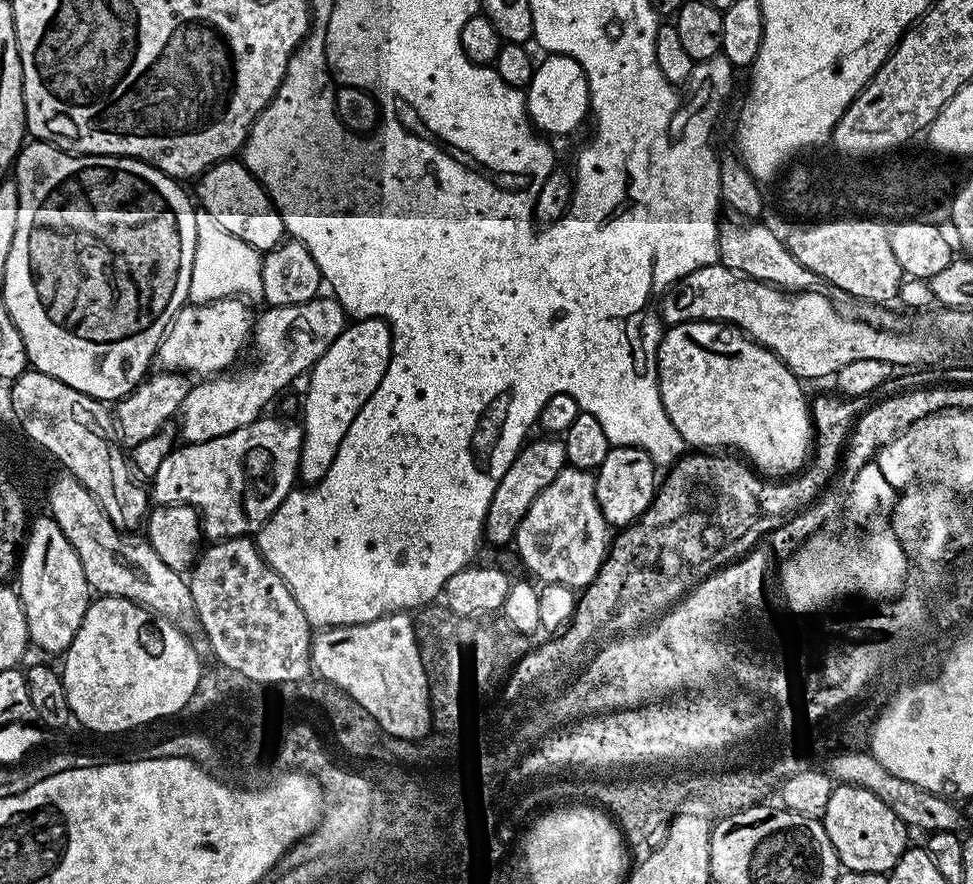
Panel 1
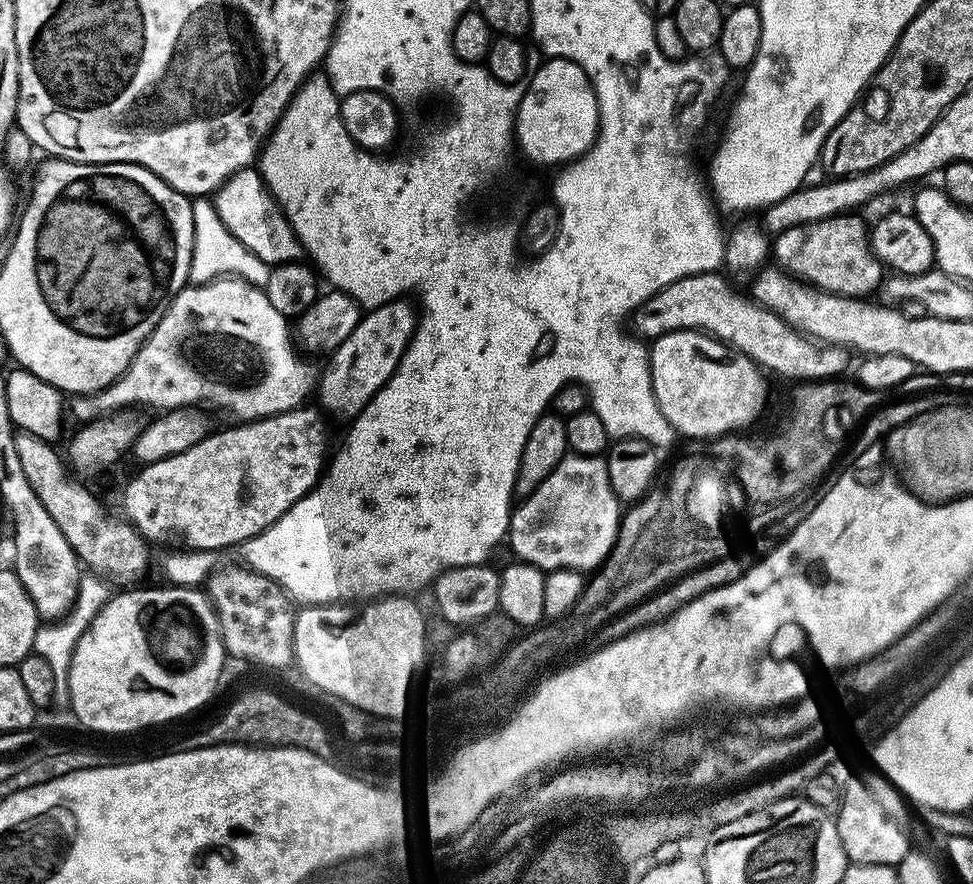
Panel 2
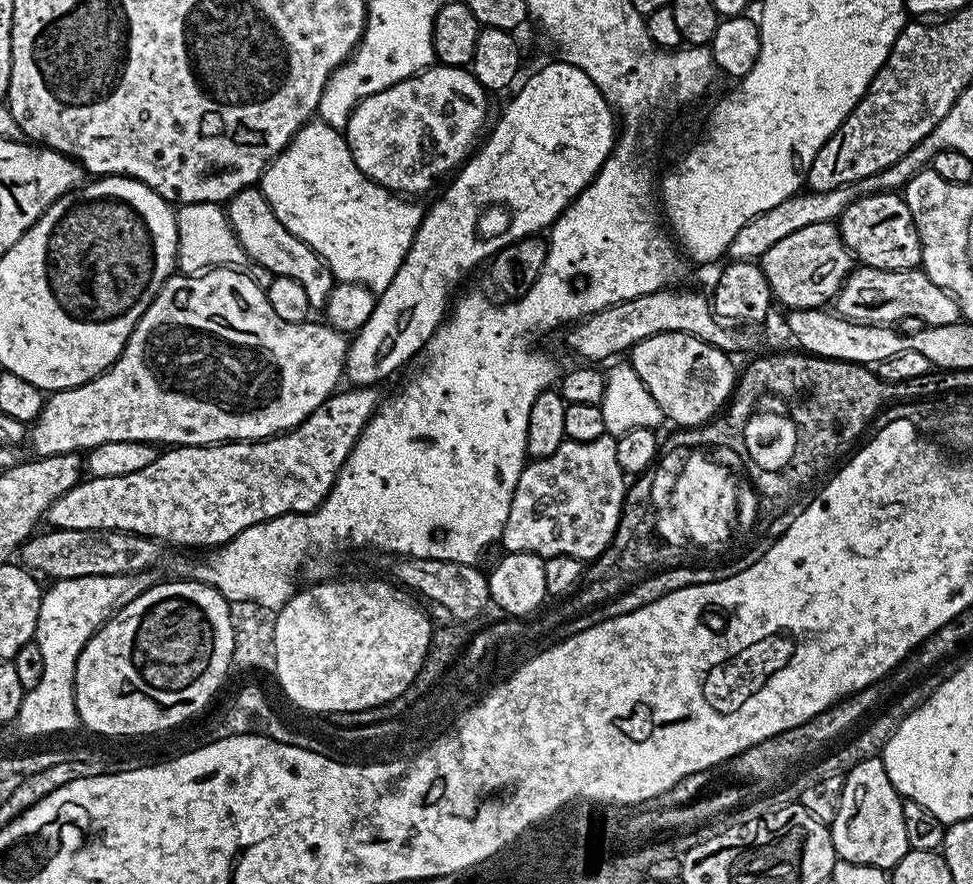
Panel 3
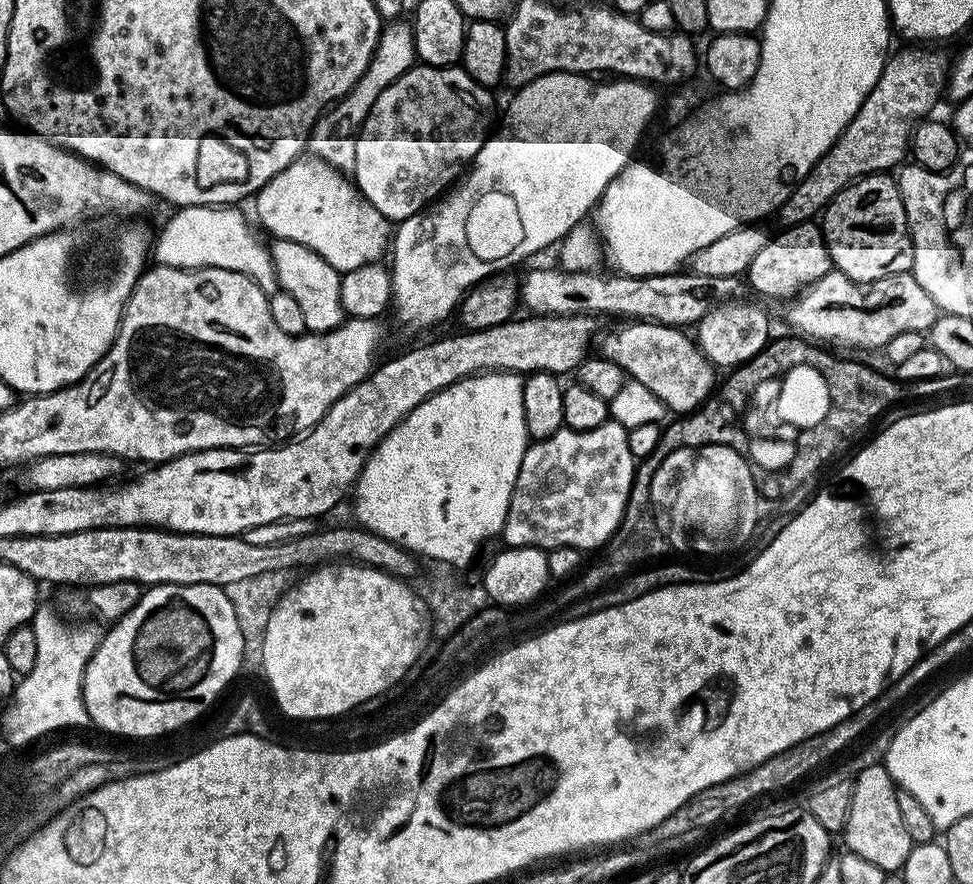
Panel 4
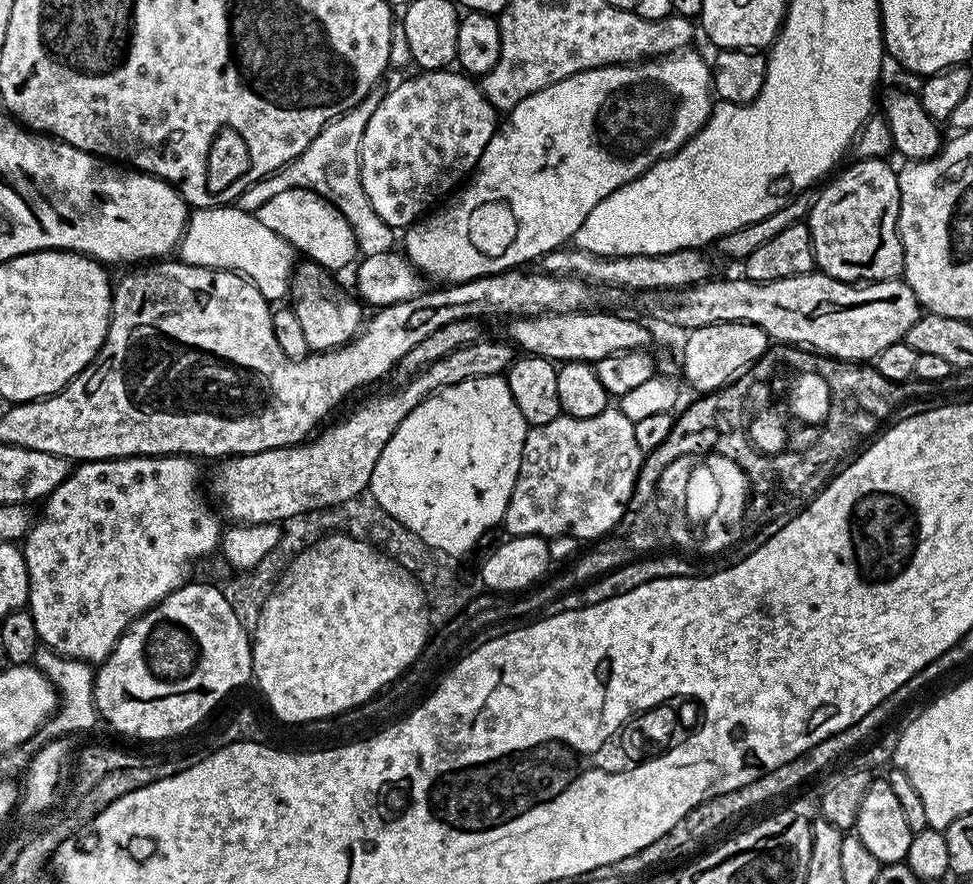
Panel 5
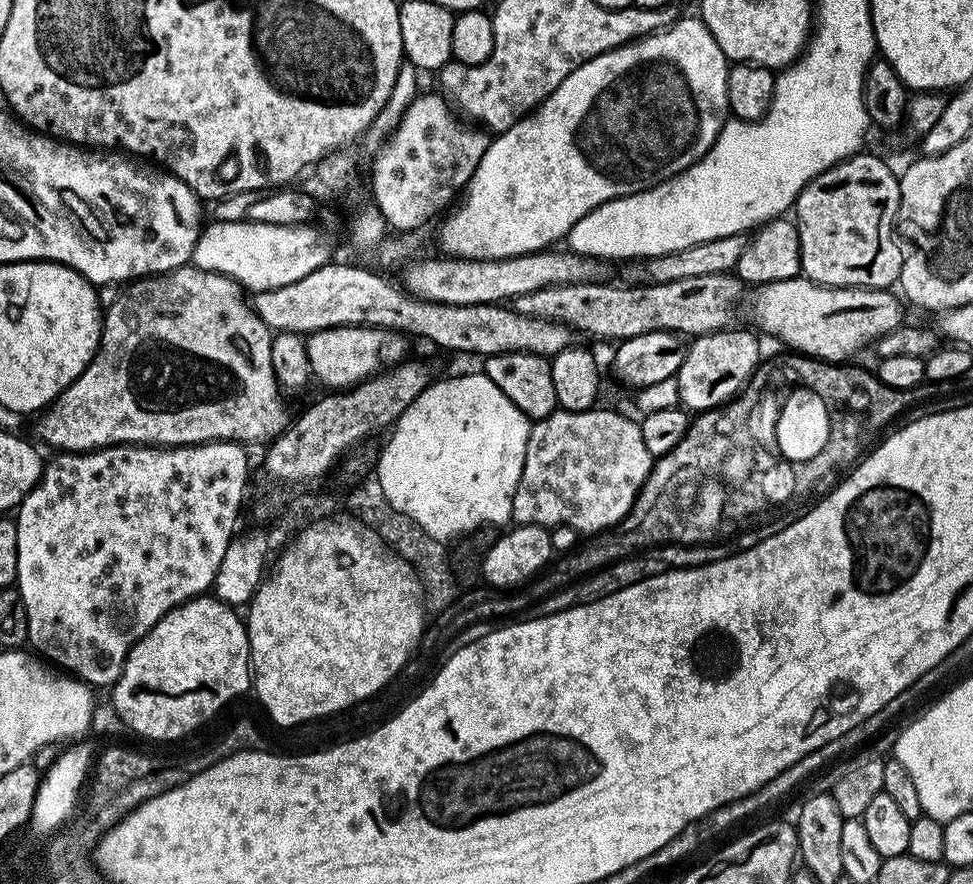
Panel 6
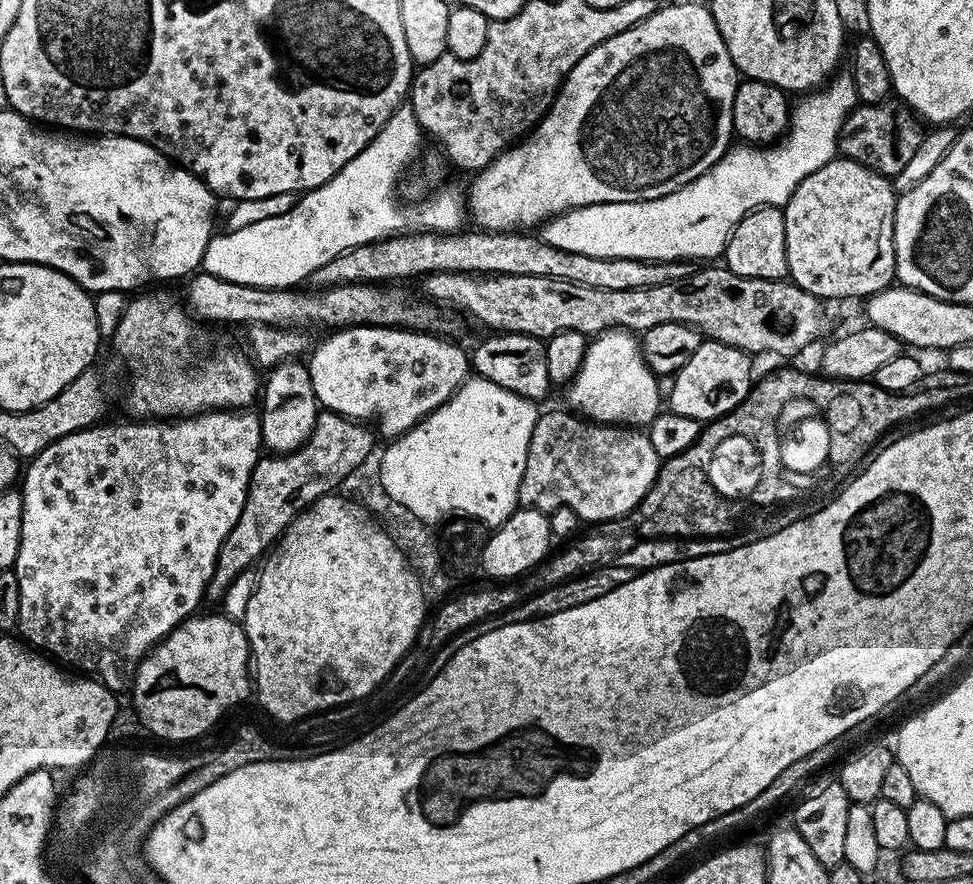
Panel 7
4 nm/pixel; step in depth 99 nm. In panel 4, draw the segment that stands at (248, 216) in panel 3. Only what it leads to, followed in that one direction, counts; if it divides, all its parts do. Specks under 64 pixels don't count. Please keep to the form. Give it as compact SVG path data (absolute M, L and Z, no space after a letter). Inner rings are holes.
M273 239L270 244L276 283L298 302L309 333L329 332L344 323L346 313L340 293L341 273L334 270L318 253L293 240Z

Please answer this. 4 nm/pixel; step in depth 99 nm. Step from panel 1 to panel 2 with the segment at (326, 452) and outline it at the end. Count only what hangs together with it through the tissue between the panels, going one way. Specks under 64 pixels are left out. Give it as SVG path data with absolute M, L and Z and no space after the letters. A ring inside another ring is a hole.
M401 298L371 309L358 326L354 326L354 334L350 334L350 338L327 357L328 365L318 376L318 404L329 417L355 418L374 398L377 390L396 373L418 319L417 309L413 305L411 308L408 302Z

